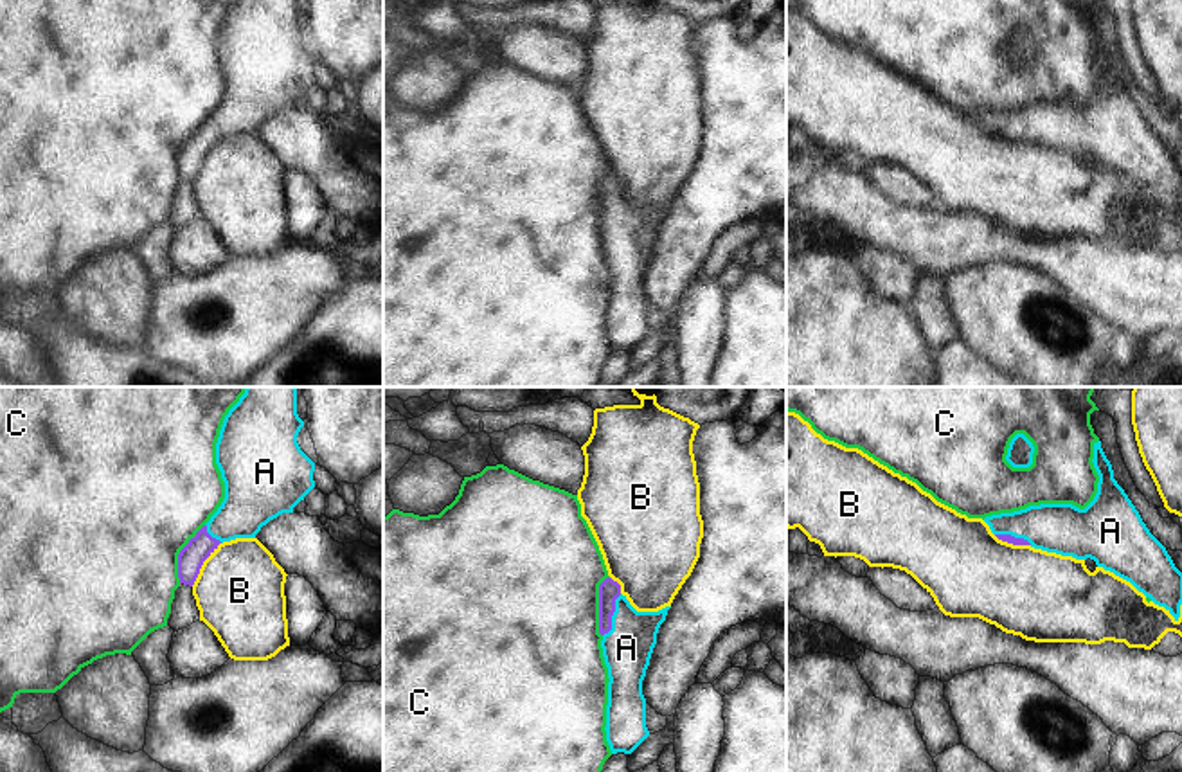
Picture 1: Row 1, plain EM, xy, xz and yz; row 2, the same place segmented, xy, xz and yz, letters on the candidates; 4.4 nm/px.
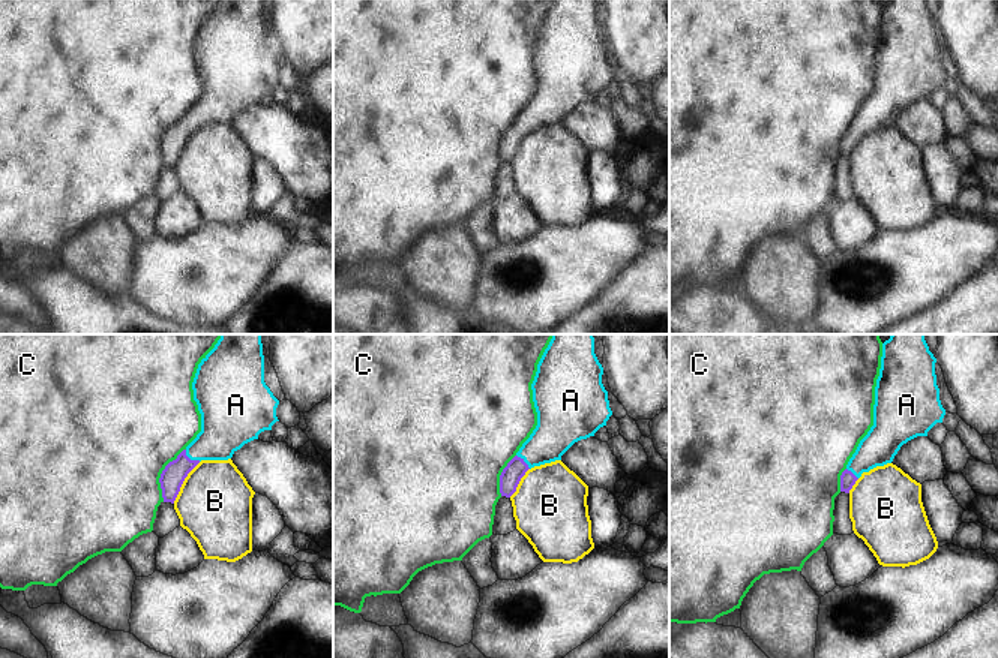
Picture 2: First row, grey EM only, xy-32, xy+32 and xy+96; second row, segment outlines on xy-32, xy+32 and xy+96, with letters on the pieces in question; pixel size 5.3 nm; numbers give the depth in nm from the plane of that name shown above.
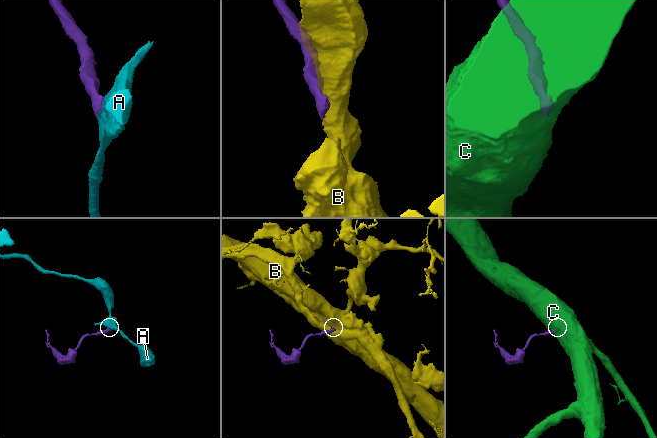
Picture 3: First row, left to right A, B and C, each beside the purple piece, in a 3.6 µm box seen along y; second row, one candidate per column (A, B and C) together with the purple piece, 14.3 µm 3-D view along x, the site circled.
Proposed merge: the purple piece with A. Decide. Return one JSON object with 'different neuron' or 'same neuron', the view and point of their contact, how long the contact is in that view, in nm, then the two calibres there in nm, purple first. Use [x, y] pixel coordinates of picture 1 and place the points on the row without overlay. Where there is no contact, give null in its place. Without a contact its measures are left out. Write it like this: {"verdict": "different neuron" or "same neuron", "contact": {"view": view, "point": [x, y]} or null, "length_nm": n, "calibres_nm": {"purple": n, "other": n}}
{"verdict": "same neuron", "contact": {"view": "xz", "point": [612, 211]}, "length_nm": 200, "calibres_nm": {"purple": 100, "other": 220}}

